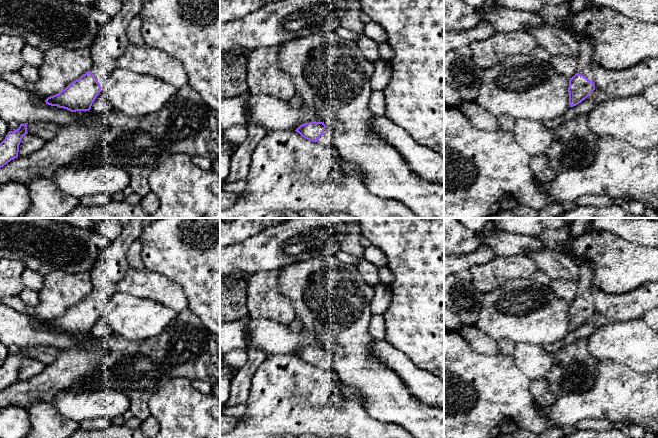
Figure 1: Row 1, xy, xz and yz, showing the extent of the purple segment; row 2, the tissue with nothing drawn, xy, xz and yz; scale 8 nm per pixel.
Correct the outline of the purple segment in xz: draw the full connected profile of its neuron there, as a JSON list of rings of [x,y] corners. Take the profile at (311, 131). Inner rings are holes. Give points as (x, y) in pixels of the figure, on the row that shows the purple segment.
[[[324,122],[304,123],[295,131],[309,141],[324,145],[332,145],[331,130],[324,124]]]

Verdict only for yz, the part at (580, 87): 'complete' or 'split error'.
split error

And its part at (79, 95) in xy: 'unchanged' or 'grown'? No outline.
grown

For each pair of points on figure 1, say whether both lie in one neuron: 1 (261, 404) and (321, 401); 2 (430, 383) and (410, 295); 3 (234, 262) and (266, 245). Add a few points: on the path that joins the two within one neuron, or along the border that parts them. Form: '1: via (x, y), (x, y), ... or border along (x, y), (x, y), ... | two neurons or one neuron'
1: via (276, 404), (282, 401), (306, 401) | one neuron
2: border along (409, 358), (416, 366), (429, 371), (433, 375) | two neurons
3: via (242, 257), (258, 253) | one neuron

